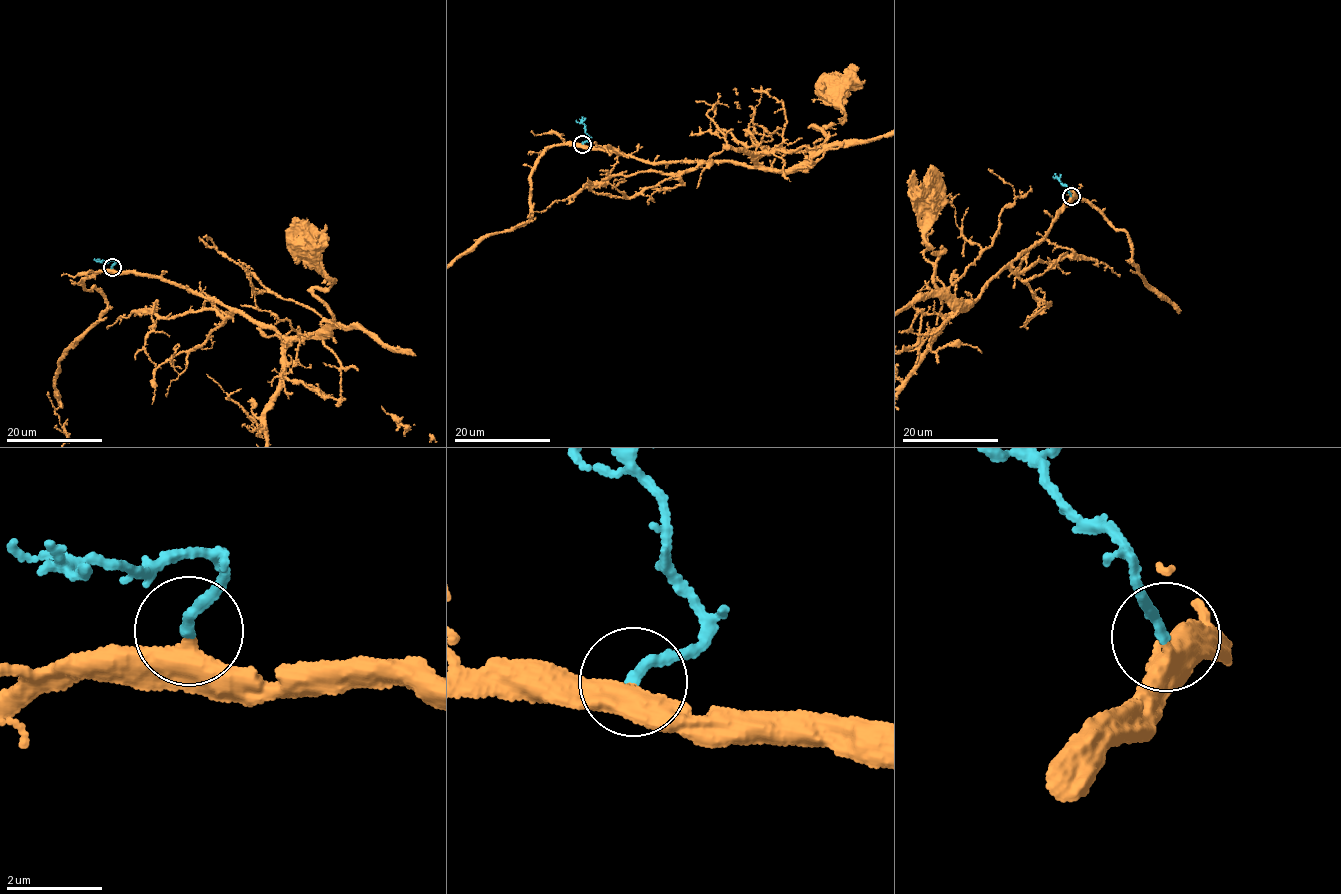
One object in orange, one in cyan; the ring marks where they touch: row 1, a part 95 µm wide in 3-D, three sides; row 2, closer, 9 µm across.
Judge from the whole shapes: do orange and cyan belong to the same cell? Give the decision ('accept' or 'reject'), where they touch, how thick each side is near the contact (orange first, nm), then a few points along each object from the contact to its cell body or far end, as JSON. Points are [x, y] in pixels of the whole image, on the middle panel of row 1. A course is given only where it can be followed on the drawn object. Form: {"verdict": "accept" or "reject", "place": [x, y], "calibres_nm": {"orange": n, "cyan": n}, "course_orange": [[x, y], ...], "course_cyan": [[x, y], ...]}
{"verdict": "accept", "place": [582, 144], "calibres_nm": {"orange": 380, "cyan": 200}, "course_orange": [[581, 144], [657, 163], [798, 166], [823, 144], [815, 126], [827, 129], [845, 115], [834, 86]], "course_cyan": [[581, 144], [588, 138], [584, 124], [576, 120]]}

